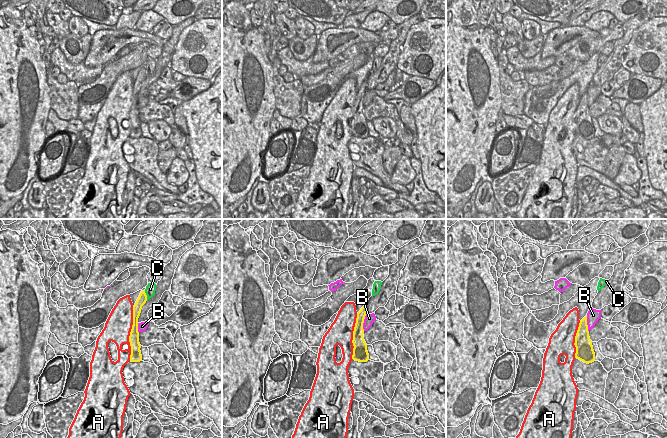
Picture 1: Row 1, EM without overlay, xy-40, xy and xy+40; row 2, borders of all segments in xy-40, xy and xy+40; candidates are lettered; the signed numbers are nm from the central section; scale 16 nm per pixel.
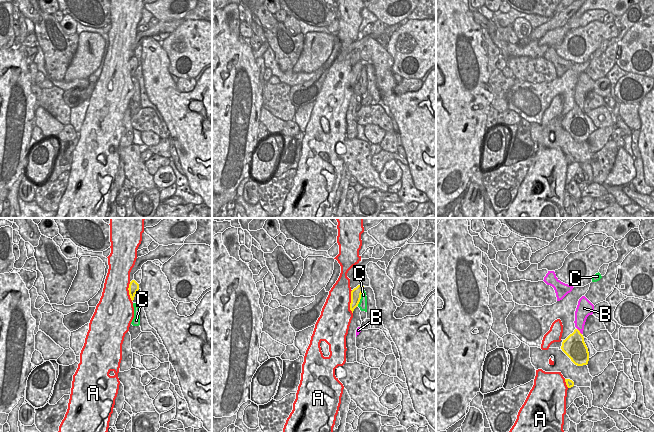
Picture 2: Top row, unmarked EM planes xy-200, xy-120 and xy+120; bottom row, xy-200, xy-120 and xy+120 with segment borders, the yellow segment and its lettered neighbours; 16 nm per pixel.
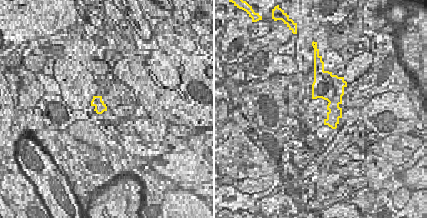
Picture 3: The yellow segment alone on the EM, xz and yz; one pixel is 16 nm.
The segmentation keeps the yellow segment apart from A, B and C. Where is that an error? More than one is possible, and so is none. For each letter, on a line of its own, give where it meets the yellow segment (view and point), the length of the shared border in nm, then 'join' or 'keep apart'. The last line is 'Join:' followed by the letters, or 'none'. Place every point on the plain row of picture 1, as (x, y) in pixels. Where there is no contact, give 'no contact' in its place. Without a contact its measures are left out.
A: contact xy-40 (130, 109); length 900 nm; keep apart
B: contact xy (363, 98); length 280 nm; keep apart
C: contact xy-40 (146, 71); length 170 nm; keep apart
Join: none

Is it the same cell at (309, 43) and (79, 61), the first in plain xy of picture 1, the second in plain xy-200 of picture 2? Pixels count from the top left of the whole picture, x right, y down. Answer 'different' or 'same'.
different

